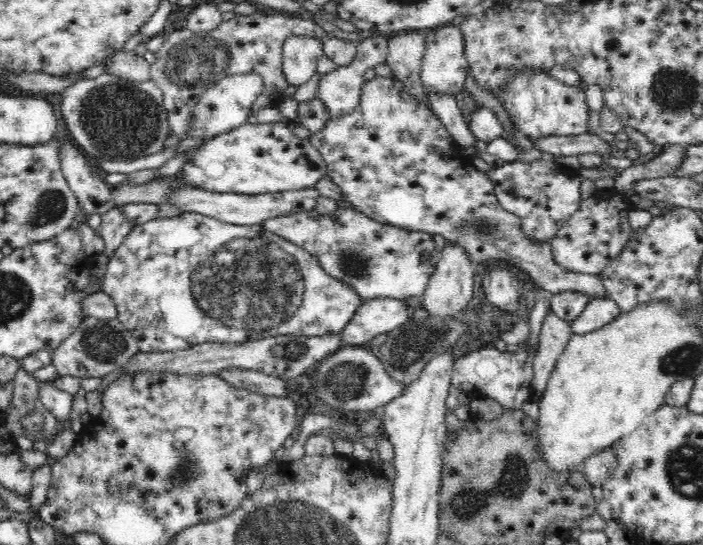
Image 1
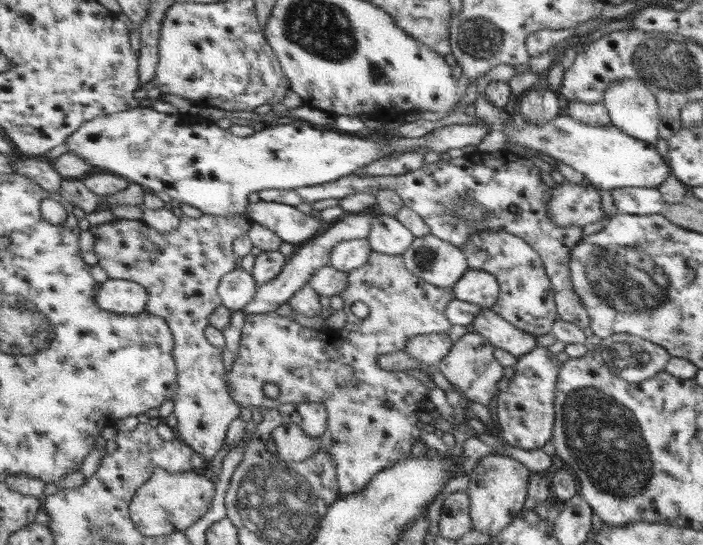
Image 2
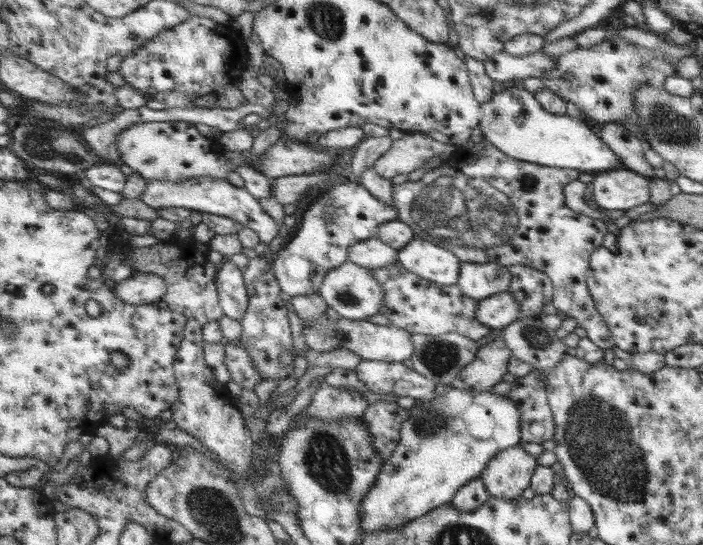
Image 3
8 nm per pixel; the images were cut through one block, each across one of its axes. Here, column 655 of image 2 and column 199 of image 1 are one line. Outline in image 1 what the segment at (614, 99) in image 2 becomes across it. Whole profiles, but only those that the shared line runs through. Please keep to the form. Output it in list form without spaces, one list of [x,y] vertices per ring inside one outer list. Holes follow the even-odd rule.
[[[250,72],[249,74],[228,76],[222,82],[218,82],[216,88],[210,88],[206,94],[202,94],[200,98],[200,104],[196,106],[196,112],[194,112],[194,120],[192,120],[192,132],[186,140],[180,141],[181,145],[179,152],[166,149],[160,154],[154,154],[152,156],[144,156],[144,158],[138,158],[138,161],[95,161],[94,167],[105,176],[112,173],[124,173],[130,174],[130,172],[136,172],[140,170],[158,170],[162,168],[165,162],[168,162],[170,158],[176,156],[184,150],[188,150],[191,146],[201,143],[202,138],[216,137],[218,135],[230,132],[234,128],[238,128],[243,124],[248,123],[248,114],[252,112],[252,106],[256,102],[256,98],[262,94],[264,90],[264,79],[260,74],[256,72]]]

